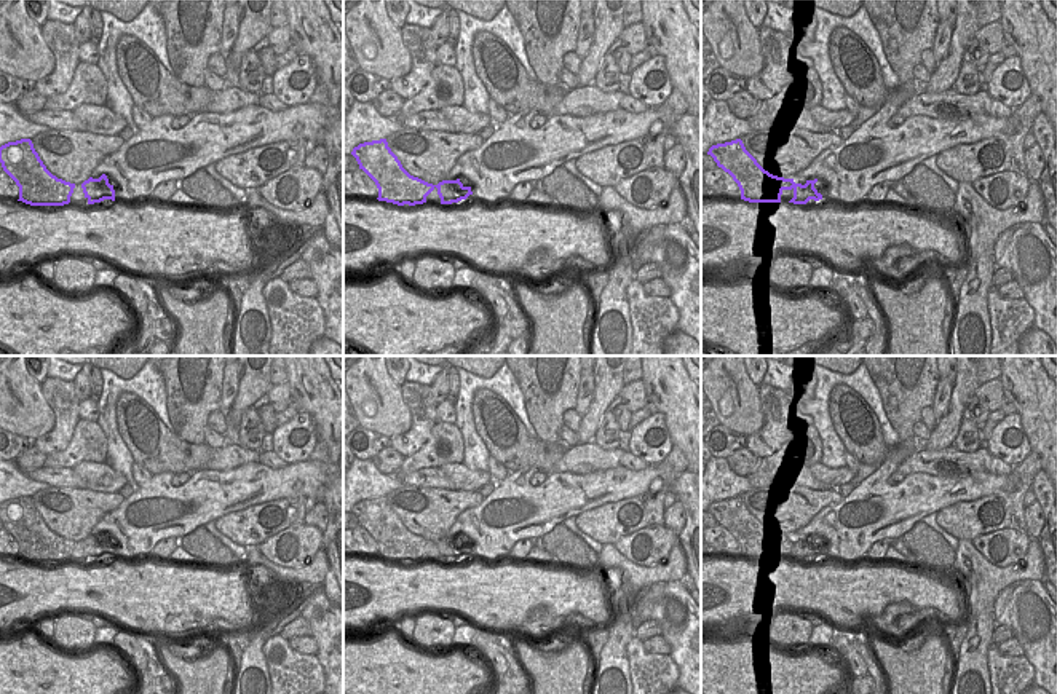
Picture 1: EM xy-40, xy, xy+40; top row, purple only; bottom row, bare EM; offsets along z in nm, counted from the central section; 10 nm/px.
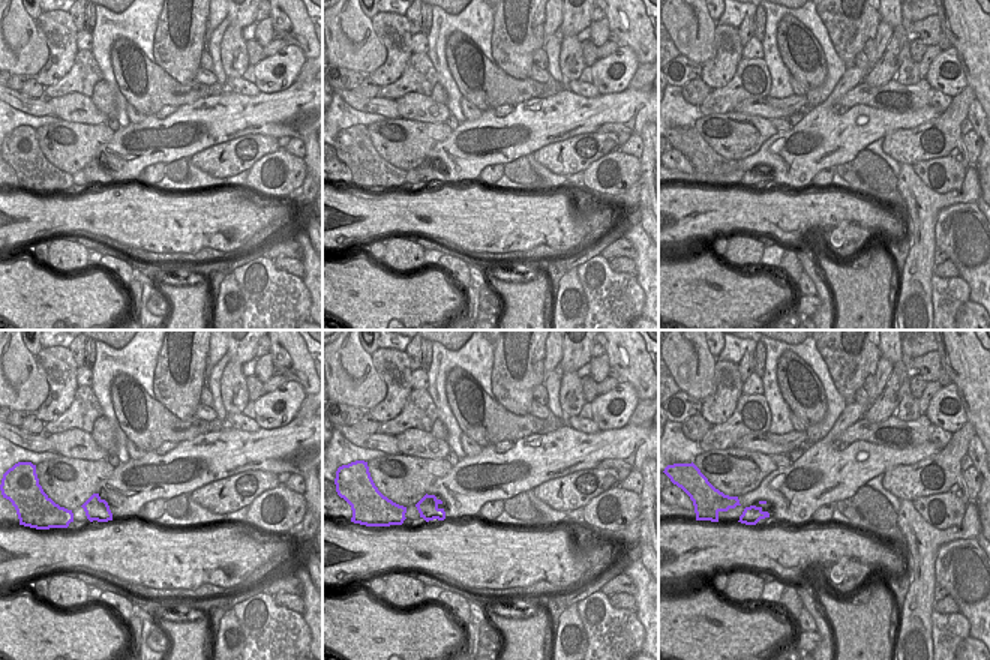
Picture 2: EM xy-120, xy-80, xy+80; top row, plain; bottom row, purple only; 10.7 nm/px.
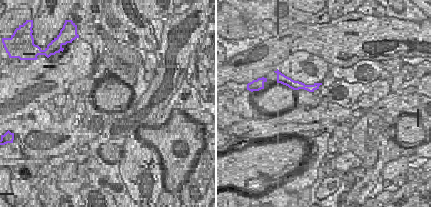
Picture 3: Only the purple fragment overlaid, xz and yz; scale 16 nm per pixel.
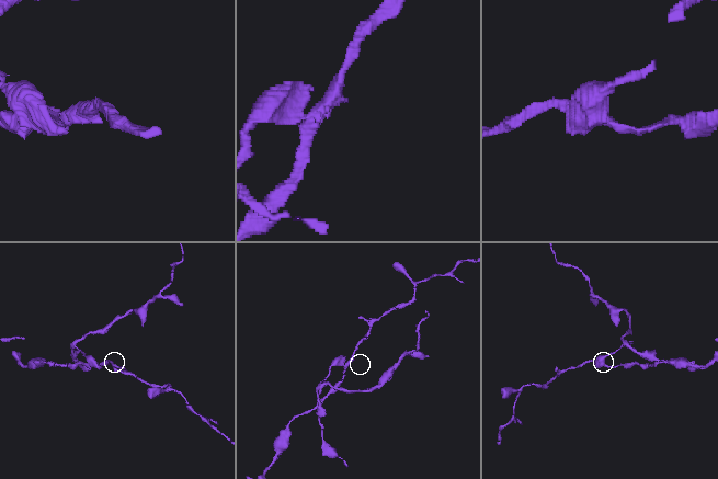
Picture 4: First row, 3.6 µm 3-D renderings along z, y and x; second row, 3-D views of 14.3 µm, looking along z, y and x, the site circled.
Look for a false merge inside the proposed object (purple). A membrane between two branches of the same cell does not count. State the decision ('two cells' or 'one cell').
two cells

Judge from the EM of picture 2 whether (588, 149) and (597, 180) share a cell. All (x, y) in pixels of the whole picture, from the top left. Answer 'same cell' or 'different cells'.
different cells

